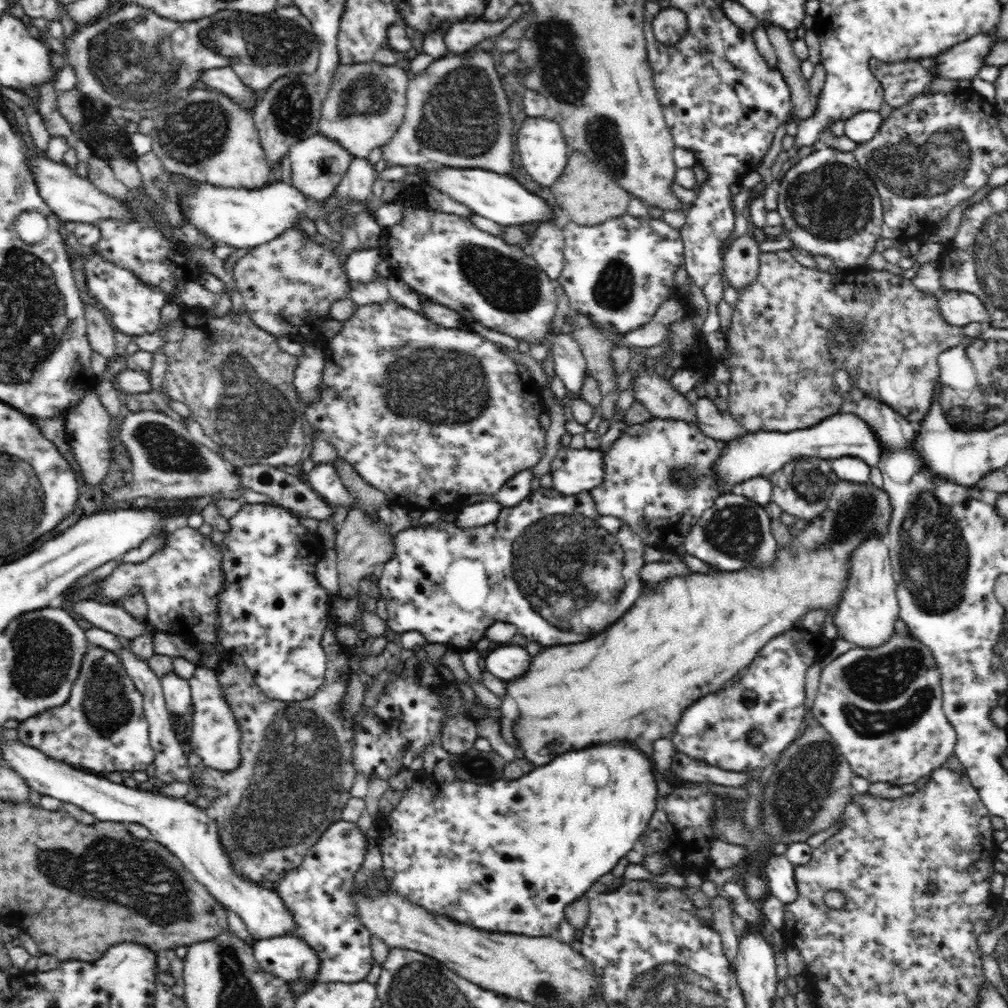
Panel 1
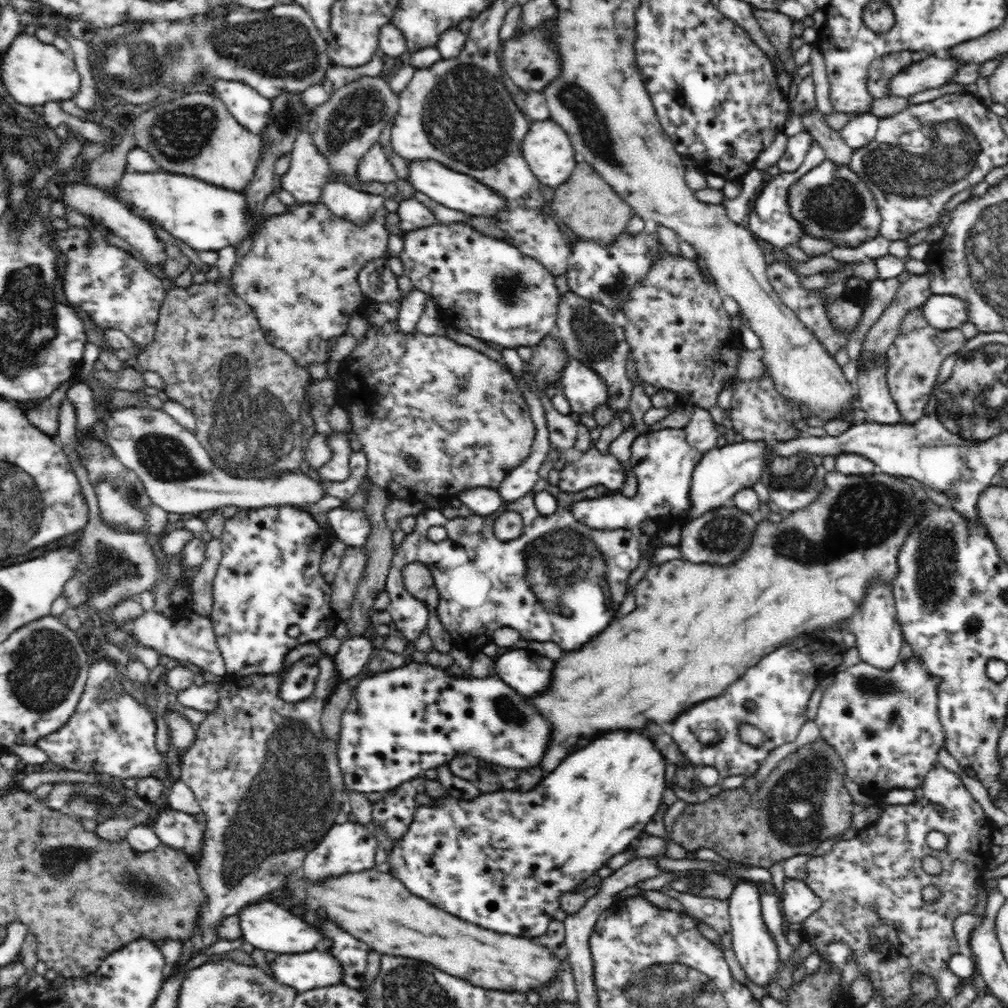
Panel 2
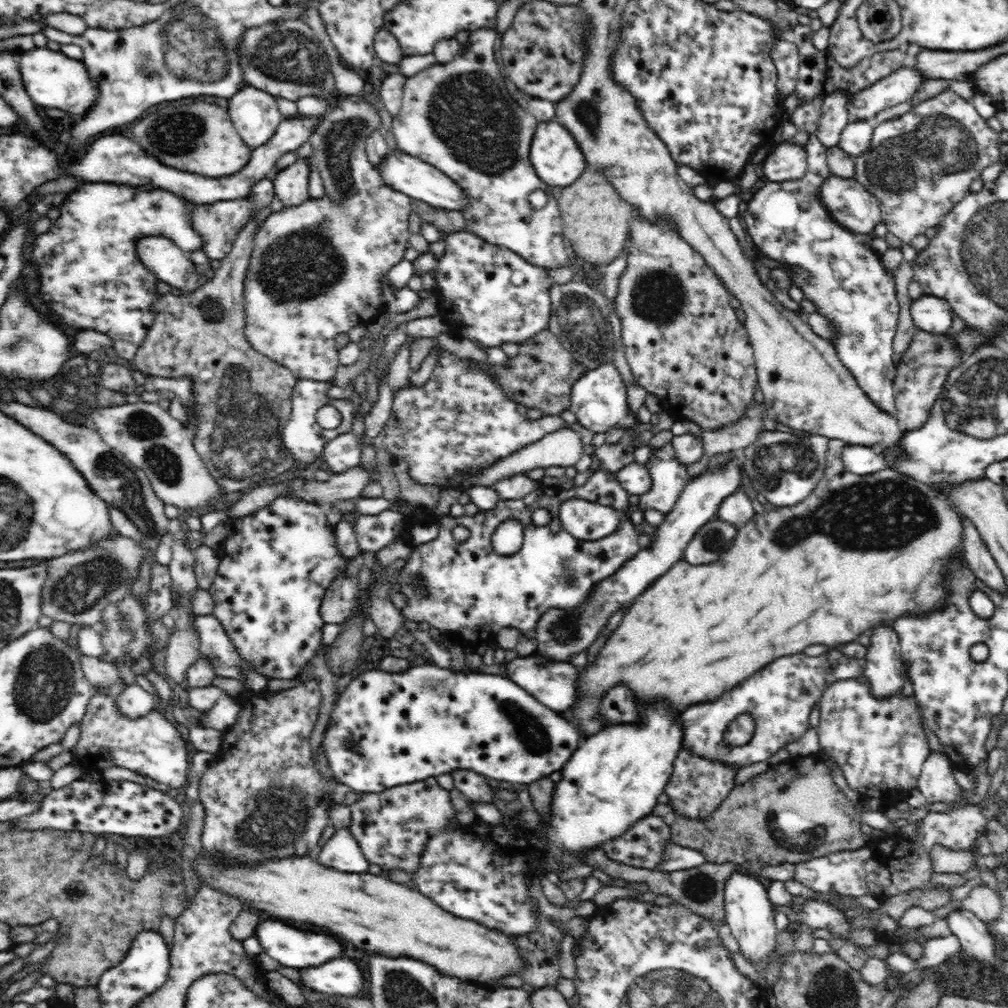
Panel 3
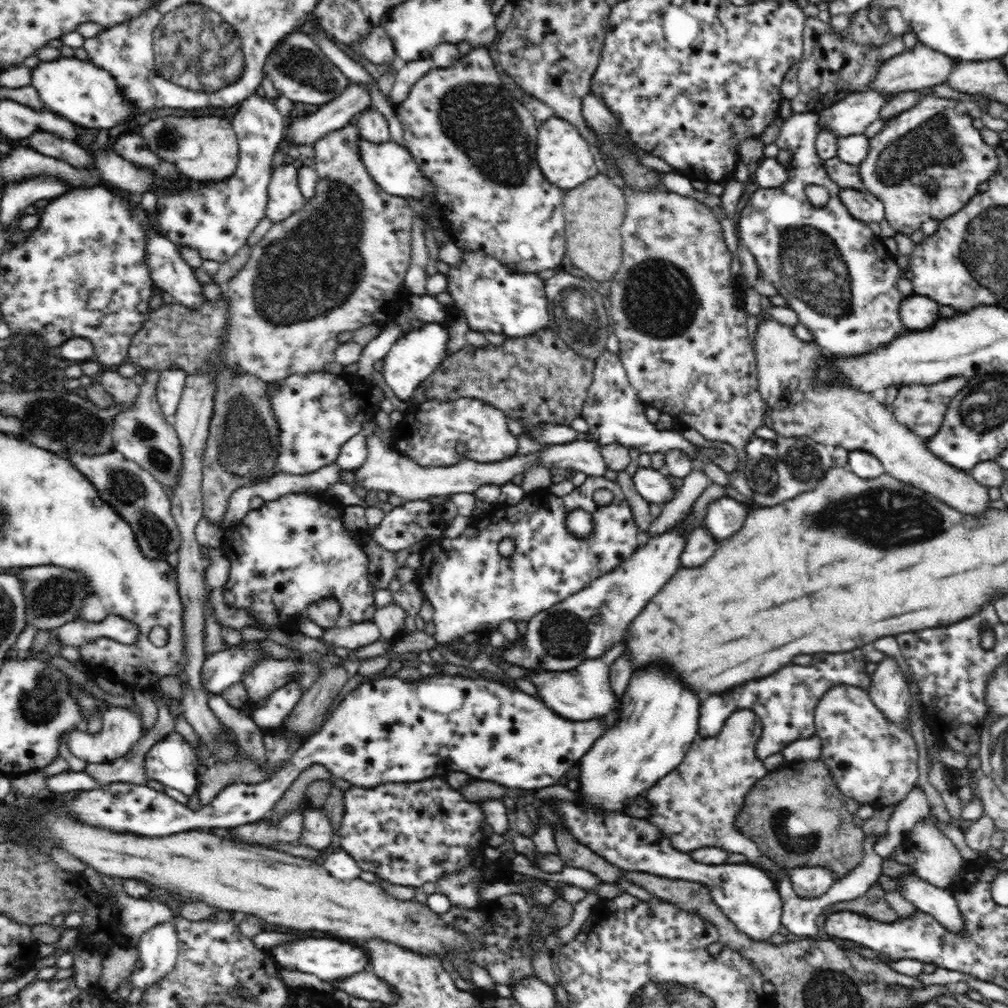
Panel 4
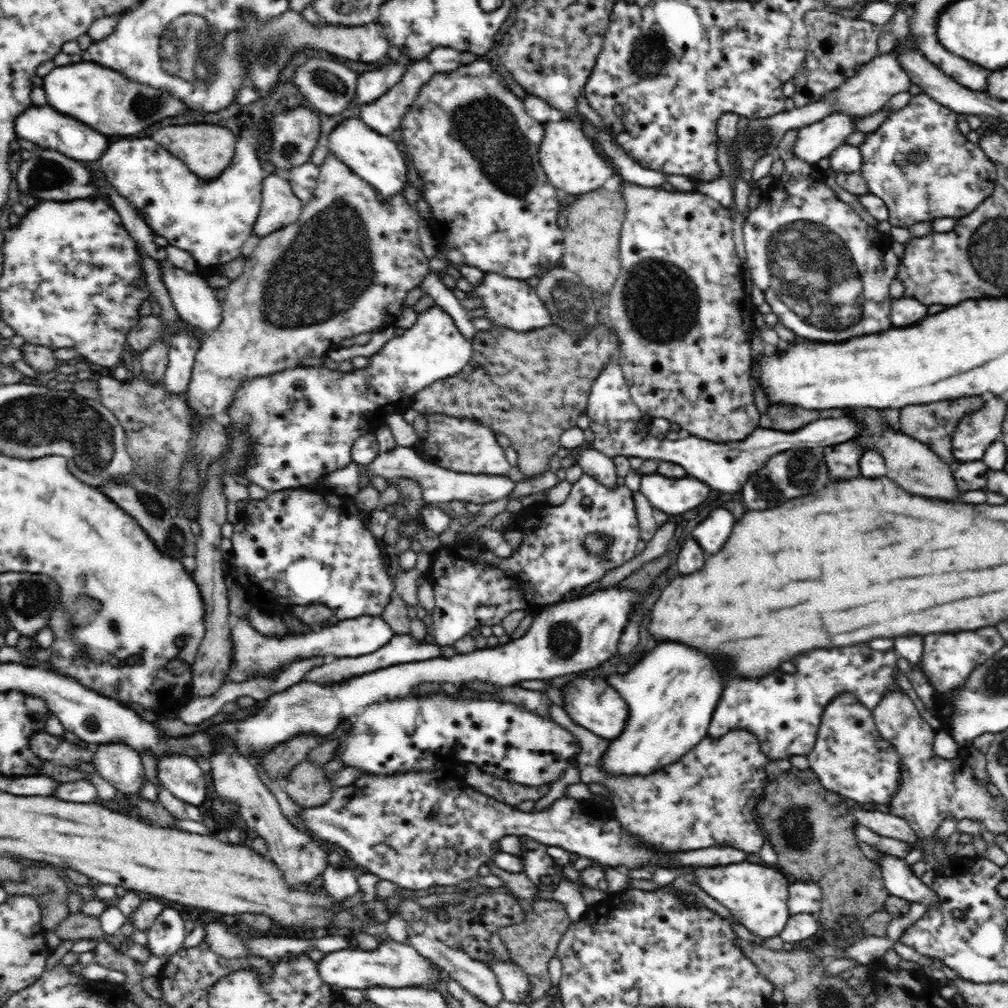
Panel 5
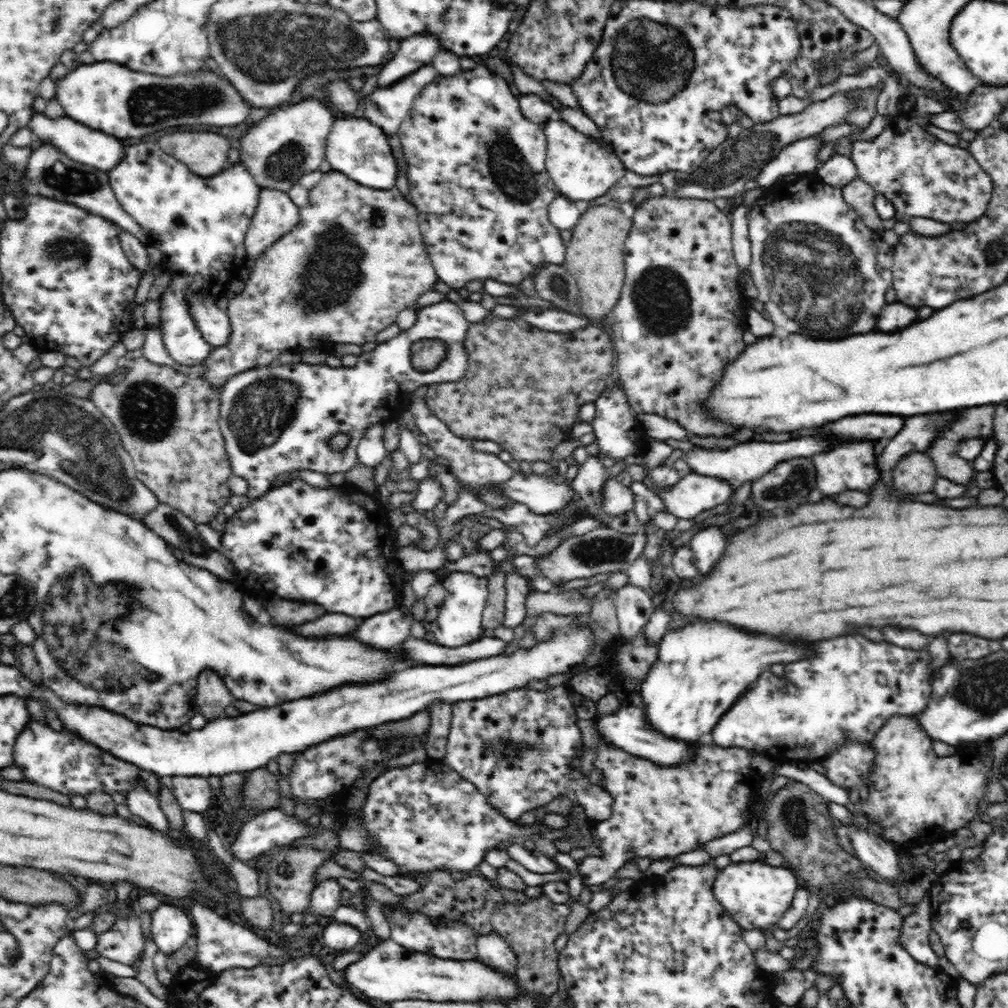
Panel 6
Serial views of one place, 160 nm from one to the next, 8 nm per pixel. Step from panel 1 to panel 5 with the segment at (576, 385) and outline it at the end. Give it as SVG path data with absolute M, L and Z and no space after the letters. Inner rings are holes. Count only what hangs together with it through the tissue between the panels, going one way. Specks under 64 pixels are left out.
M616 358L604 364L602 372L592 385L585 412L590 417L589 428L595 434L592 446L596 450L610 458L618 455L638 456L643 459L656 458L680 464L688 476L726 494L741 491L746 480L766 466L770 456L796 448L823 449L834 444L842 444L852 441L860 432L860 423L856 419L842 415L840 418L820 418L790 432L758 427L741 441L717 443L689 434L683 434L681 438L672 441L665 436L656 438L644 428L641 422L644 413L632 401L628 383Z

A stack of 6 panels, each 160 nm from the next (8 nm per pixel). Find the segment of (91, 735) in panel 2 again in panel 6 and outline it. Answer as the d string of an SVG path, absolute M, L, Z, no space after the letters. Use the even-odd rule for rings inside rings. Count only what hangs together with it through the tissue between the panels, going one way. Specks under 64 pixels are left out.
M174 776L169 782L180 807L190 812L203 813L216 797L204 776Z

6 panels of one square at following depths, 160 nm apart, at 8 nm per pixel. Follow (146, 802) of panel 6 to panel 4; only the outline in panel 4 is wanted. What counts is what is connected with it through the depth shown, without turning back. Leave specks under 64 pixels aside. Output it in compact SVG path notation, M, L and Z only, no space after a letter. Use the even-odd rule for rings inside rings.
M135 705L135 709L126 709L124 707L113 707L113 706L106 706L103 709L103 725L102 729L98 734L88 734L82 728L76 728L74 731L70 731L69 734L69 742L68 747L70 753L80 760L86 762L89 766L90 765L100 765L100 764L111 764L115 761L118 761L120 758L128 755L132 750L133 747L136 745L136 742L140 740L140 737L144 735L142 730L142 723L141 723L141 715L139 708Z

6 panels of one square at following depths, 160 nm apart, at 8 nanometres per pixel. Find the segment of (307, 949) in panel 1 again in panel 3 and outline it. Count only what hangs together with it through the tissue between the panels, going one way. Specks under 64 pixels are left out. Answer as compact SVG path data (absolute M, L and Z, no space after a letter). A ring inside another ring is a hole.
M336 958L320 966L299 969L305 988L329 995L358 996L364 990L364 978L352 959Z

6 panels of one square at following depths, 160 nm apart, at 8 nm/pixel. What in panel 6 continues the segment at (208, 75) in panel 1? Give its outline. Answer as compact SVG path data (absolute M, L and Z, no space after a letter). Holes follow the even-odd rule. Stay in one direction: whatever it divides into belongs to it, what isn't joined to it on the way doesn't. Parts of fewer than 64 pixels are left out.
M146 142L138 146L124 148L124 158L120 164L116 164L112 170L107 172L109 183L115 192L118 202L124 210L132 216L148 235L149 245L155 246L162 255L159 270L173 270L173 281L159 297L160 329L162 329L162 342L167 353L178 364L196 366L202 364L210 350L208 344L197 330L191 314L188 312L186 300L187 289L196 291L218 300L228 293L230 281L237 278L240 269L247 265L248 258L245 252L245 234L248 232L252 217L255 215L259 204L261 188L256 184L247 168L239 162L232 166L226 166L220 173L214 176L198 176L179 160L164 154L158 144Z

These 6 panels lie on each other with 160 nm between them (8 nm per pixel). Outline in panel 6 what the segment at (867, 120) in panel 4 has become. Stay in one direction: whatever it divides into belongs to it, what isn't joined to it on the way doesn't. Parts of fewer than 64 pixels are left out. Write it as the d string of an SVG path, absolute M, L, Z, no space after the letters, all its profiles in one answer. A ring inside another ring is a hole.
M815 136L802 138L785 146L770 162L761 168L755 178L758 187L763 191L769 190L775 183L780 182L788 174L809 174L816 172L818 166L818 152L824 146Z

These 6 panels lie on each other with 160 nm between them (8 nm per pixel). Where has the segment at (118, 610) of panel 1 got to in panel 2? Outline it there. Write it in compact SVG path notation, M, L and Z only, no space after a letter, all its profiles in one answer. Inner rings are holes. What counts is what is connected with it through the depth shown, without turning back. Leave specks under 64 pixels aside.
M155 610L144 611L142 616L128 620L128 622L120 629L122 631L131 632L129 635L136 640L142 642L143 646L148 646L157 650L162 656L169 656L182 662L192 662L203 671L210 672L216 676L224 678L225 660L221 655L212 621L209 617L198 615L194 612L186 612L185 614L172 615L165 617Z

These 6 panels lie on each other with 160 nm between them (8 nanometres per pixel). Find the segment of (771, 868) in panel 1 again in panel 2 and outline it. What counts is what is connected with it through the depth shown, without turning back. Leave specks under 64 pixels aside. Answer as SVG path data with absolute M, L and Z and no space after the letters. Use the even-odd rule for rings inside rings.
M786 878L783 897L779 897L783 916L794 924L804 922L823 904L823 900L808 887L806 882L798 879Z

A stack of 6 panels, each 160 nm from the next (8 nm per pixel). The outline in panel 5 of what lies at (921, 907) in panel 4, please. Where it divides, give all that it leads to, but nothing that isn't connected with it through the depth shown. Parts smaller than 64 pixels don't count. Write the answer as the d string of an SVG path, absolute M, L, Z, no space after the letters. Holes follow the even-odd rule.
M881 852L881 855L876 864L880 865L888 894L906 899L911 903L928 904L929 908L939 903L937 894L915 876L911 866L903 858L884 852Z

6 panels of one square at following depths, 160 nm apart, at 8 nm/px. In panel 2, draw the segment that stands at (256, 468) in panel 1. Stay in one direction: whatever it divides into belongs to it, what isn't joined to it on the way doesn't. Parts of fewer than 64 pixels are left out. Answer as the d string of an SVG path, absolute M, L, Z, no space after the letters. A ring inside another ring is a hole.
M344 507L330 509L327 521L336 537L347 546L364 546L373 534L372 525L364 510L356 511Z

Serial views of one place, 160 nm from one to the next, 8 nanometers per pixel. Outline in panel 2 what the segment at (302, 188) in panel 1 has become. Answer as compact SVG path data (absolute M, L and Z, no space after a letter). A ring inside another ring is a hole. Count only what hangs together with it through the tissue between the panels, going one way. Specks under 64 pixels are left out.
M308 130L300 131L297 134L293 149L289 155L291 160L290 168L280 178L282 190L290 192L299 203L320 203L323 196L323 186L338 181L338 177L334 178L331 174L327 157L320 154Z

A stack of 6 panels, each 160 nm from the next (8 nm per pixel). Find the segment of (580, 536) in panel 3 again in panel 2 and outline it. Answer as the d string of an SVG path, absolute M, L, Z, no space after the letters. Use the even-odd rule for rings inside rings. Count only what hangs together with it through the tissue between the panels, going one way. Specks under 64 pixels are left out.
M665 428L665 429L660 429L659 431L646 431L638 434L638 436L633 440L631 444L631 458L629 460L630 462L630 467L633 470L636 478L637 478L637 493L634 497L626 497L622 495L621 491L609 491L606 496L602 496L600 498L596 499L586 499L586 500L579 500L578 502L575 502L571 506L571 511L573 512L573 515L577 518L578 522L581 522L582 524L585 524L586 526L589 526L592 530L606 530L610 531L613 529L618 529L618 528L626 528L626 529L632 529L632 530L637 530L639 524L641 522L644 522L644 520L652 520L655 522L655 524L658 526L658 531L661 530L659 529L660 527L664 527L666 525L672 524L672 526L684 526L683 520L685 518L685 514L687 513L687 510L689 509L690 506L690 499L689 499L689 492L691 490L691 480L692 480L692 473L694 470L694 467L696 464L699 463L699 460L703 457L704 452L700 452L699 450L696 450L695 448L692 448L691 444L688 444L688 441L686 440L685 437L685 430L683 428L681 429L672 429L672 428Z

